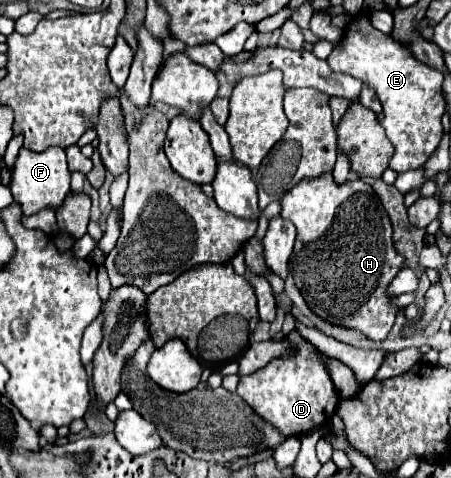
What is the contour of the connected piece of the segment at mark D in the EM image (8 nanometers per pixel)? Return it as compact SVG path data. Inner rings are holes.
M297 330L289 332L287 340L293 348L291 354L271 360L267 366L249 376L241 376L237 386L237 394L285 438L329 426L339 404L339 394L331 384L331 374L327 370L327 356L307 342Z

